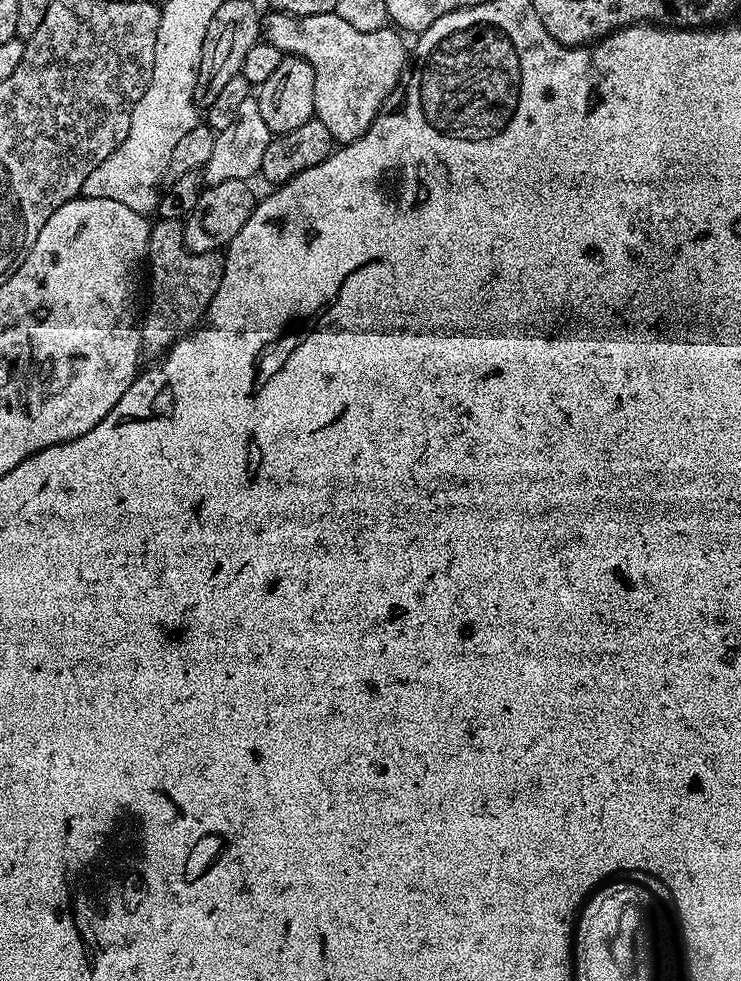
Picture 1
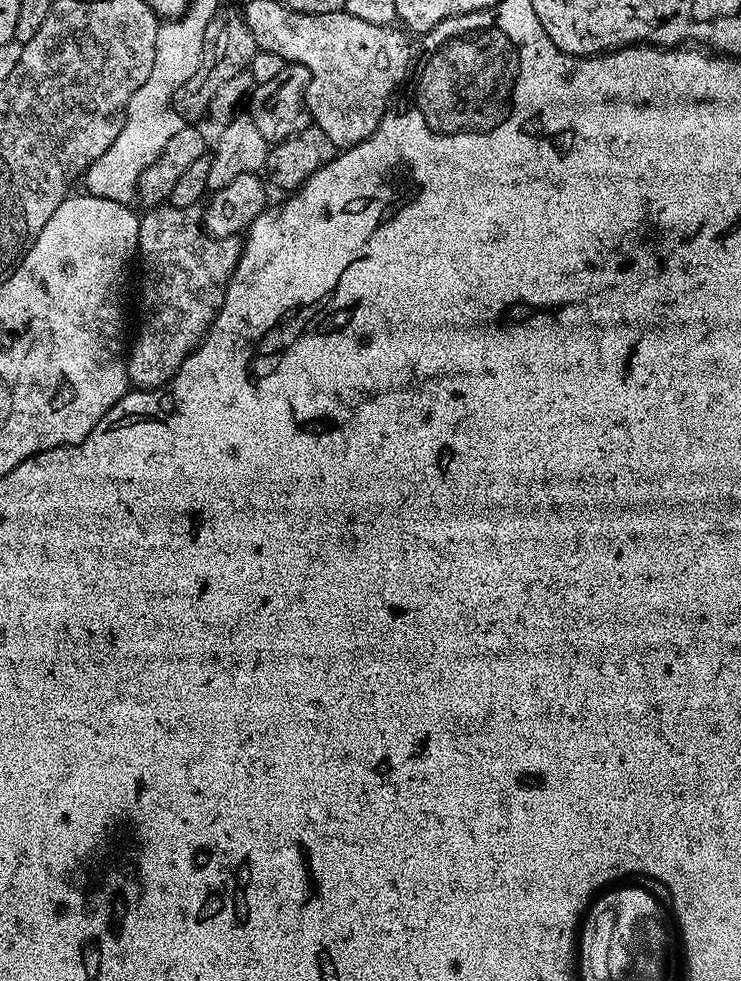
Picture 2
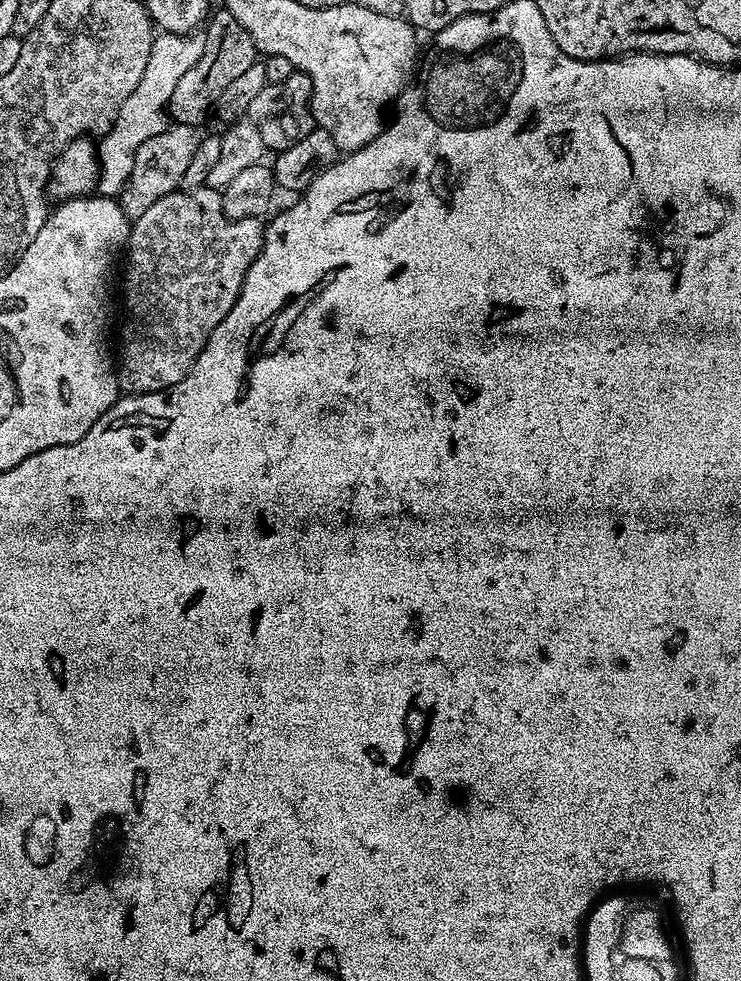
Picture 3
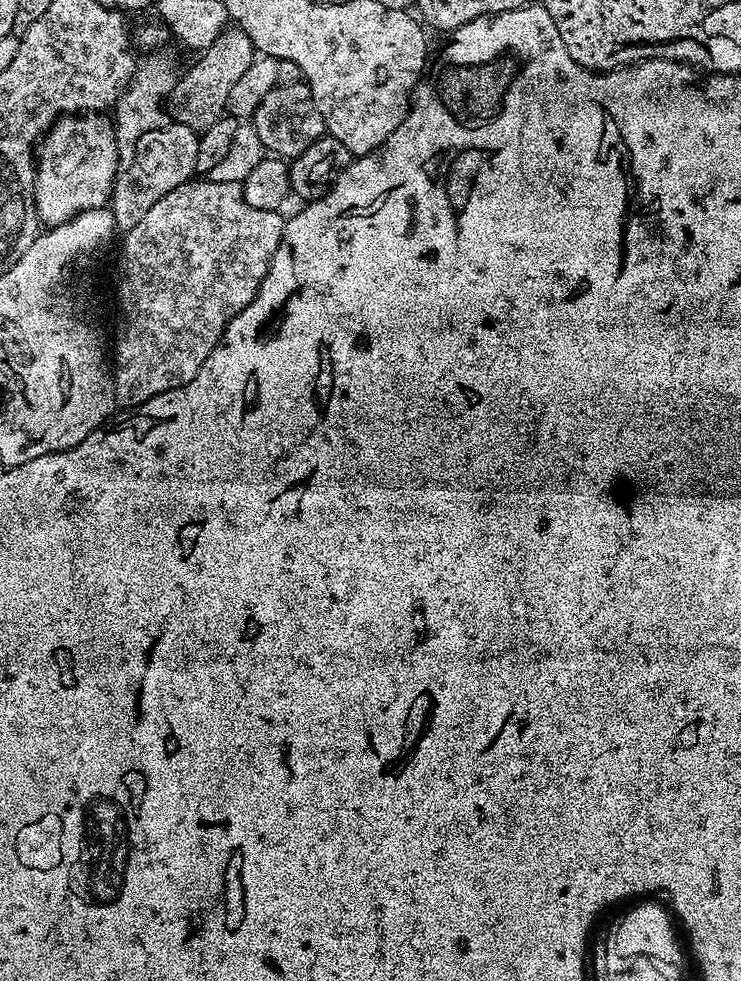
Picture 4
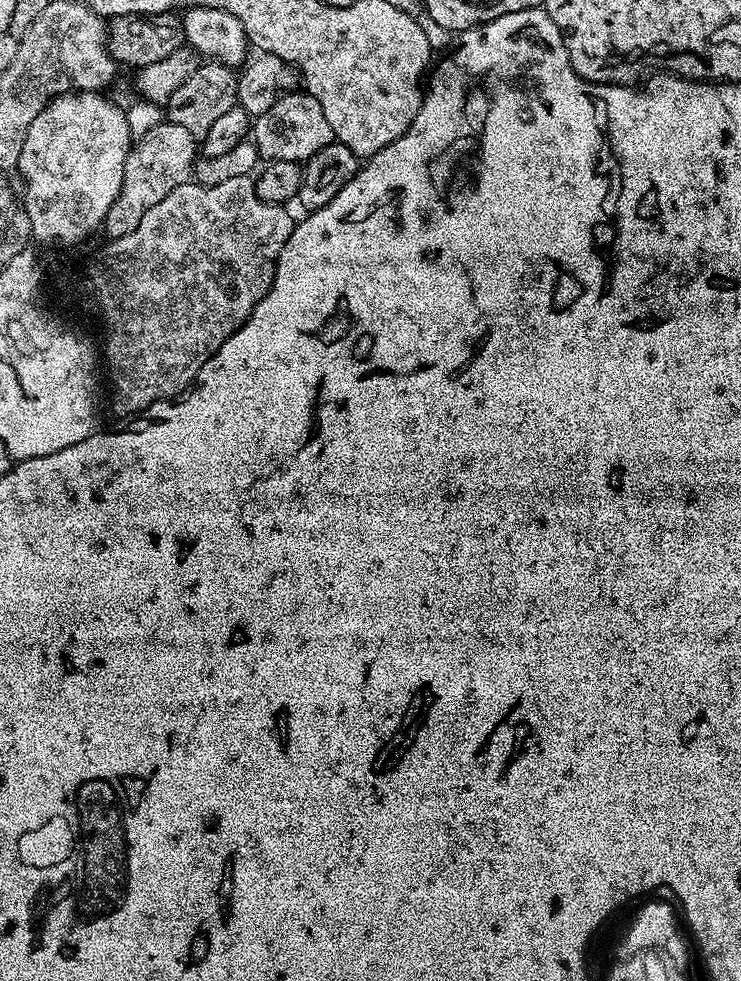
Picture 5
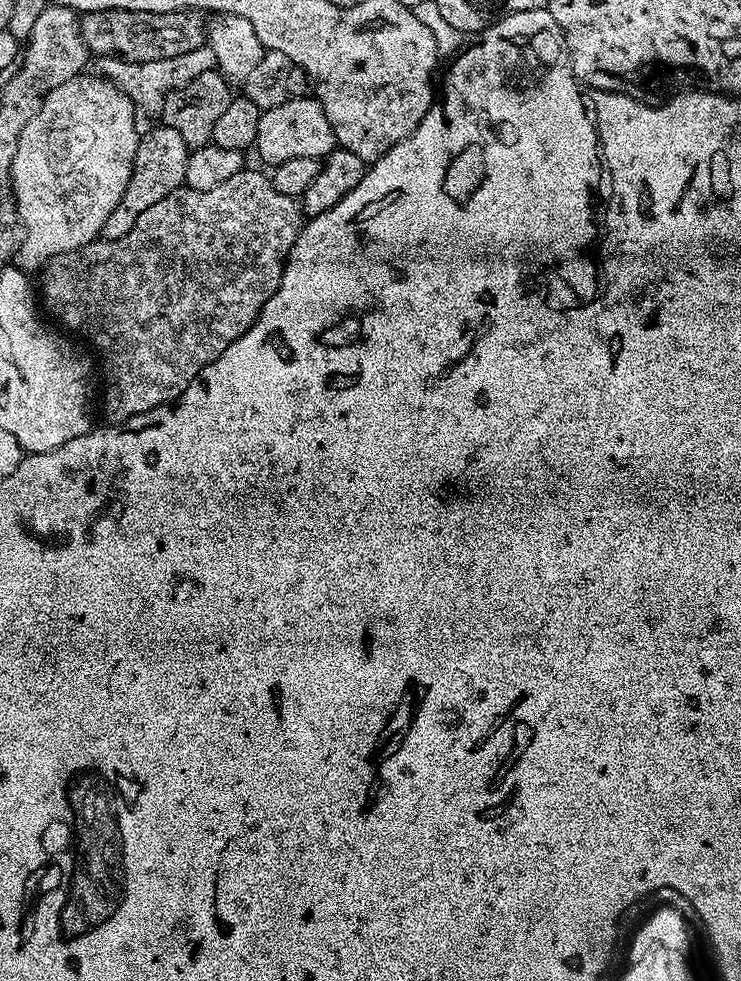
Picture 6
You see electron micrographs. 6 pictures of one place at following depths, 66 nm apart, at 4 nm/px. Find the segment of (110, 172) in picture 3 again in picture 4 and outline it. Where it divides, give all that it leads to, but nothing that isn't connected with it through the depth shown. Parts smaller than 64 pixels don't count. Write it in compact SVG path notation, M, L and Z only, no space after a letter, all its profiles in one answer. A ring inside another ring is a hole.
M160 50L139 61L136 65L136 73L132 76L132 83L128 85L126 91L121 94L120 101L114 109L114 123L116 125L116 149L120 155L121 165L129 164L134 158L134 150L138 138L142 134L150 134L153 126L159 125L166 116L165 98L174 90L178 79L176 64L165 53ZM116 115L116 116L115 116ZM161 119L161 120L160 120ZM136 120L140 124L136 124Z

